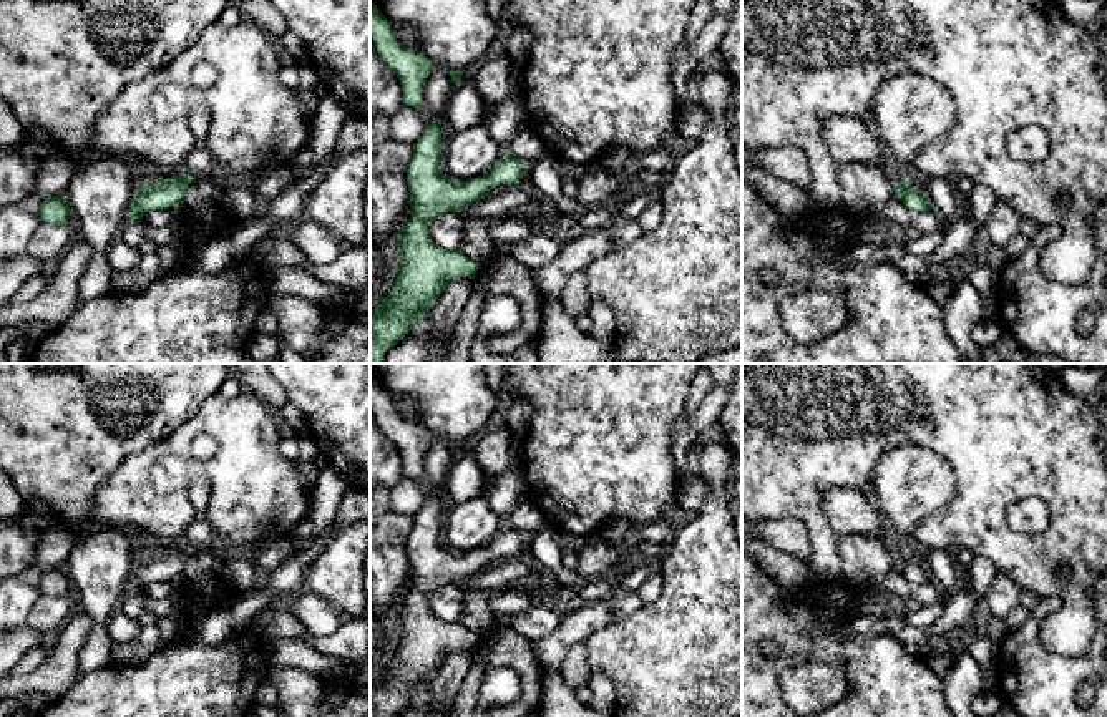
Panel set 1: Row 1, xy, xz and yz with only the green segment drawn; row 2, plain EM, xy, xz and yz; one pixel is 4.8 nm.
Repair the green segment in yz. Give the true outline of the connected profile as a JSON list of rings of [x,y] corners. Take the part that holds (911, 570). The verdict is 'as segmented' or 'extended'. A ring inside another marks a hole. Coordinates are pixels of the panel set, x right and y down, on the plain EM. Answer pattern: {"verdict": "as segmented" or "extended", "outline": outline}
{"verdict": "as segmented", "outline": [[[905,551],[896,554],[895,566],[909,583],[924,584],[934,581],[929,569]]]}

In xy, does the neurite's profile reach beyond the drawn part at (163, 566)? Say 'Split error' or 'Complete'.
Complete

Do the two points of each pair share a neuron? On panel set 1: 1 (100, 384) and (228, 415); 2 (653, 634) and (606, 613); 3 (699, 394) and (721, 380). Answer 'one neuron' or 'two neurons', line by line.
1: two neurons
2: two neurons
3: two neurons

